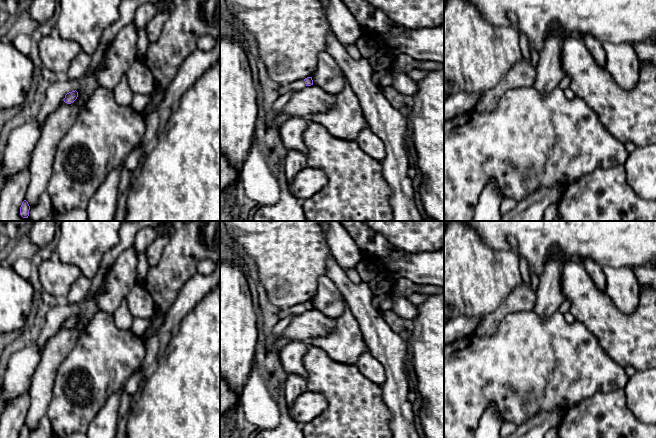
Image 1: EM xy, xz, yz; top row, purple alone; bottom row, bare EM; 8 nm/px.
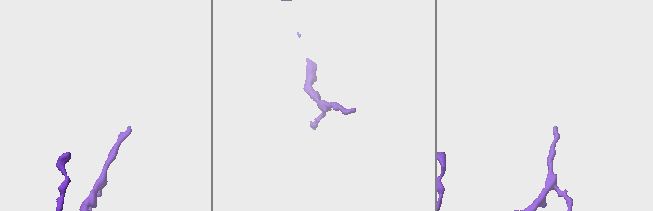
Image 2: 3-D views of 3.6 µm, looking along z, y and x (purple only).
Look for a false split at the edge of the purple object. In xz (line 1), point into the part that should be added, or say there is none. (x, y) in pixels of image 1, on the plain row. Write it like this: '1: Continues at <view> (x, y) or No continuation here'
1: No continuation here

